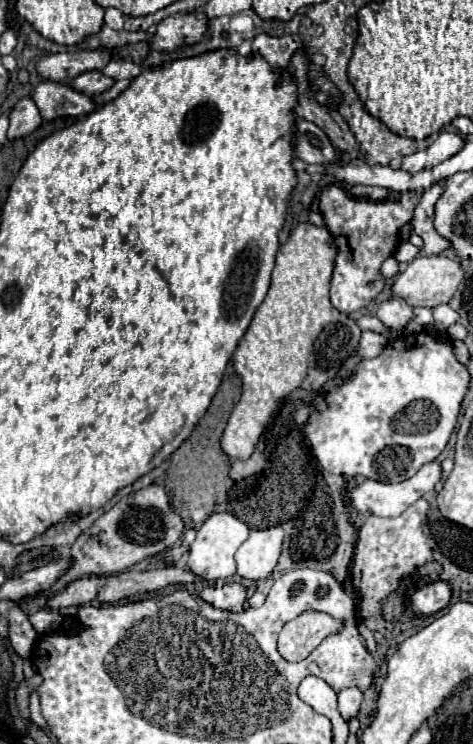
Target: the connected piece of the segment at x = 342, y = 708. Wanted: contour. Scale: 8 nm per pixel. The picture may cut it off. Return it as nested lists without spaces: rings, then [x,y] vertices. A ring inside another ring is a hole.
[[[347,688],[339,694],[339,712],[345,718],[345,722],[349,722],[357,716],[361,700],[363,700],[363,694],[357,688]]]

